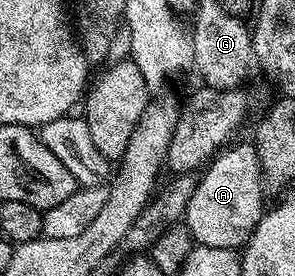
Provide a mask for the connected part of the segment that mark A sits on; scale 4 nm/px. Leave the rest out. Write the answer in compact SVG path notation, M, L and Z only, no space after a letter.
M254 142L238 143L224 147L206 164L205 170L198 176L193 197L189 197L185 226L190 229L191 238L198 246L230 251L242 248L251 238L256 225L263 220L265 180L261 161Z

